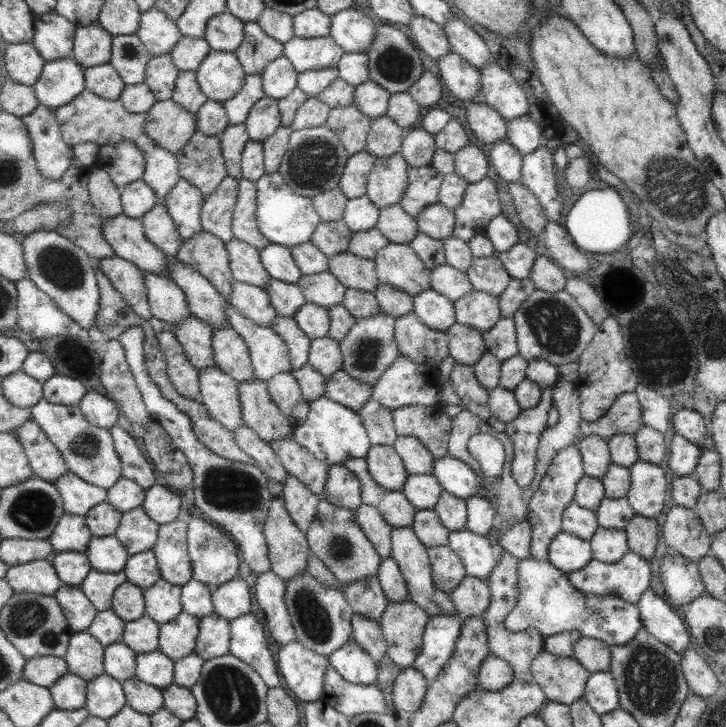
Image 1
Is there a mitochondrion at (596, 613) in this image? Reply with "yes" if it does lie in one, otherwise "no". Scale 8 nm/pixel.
yes

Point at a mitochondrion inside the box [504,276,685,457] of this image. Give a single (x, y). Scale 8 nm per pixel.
(551, 321)

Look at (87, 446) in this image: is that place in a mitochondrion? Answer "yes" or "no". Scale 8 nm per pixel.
yes

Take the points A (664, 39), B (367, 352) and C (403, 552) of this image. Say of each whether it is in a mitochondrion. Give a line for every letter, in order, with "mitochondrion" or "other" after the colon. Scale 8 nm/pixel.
A: other
B: mitochondrion
C: other

